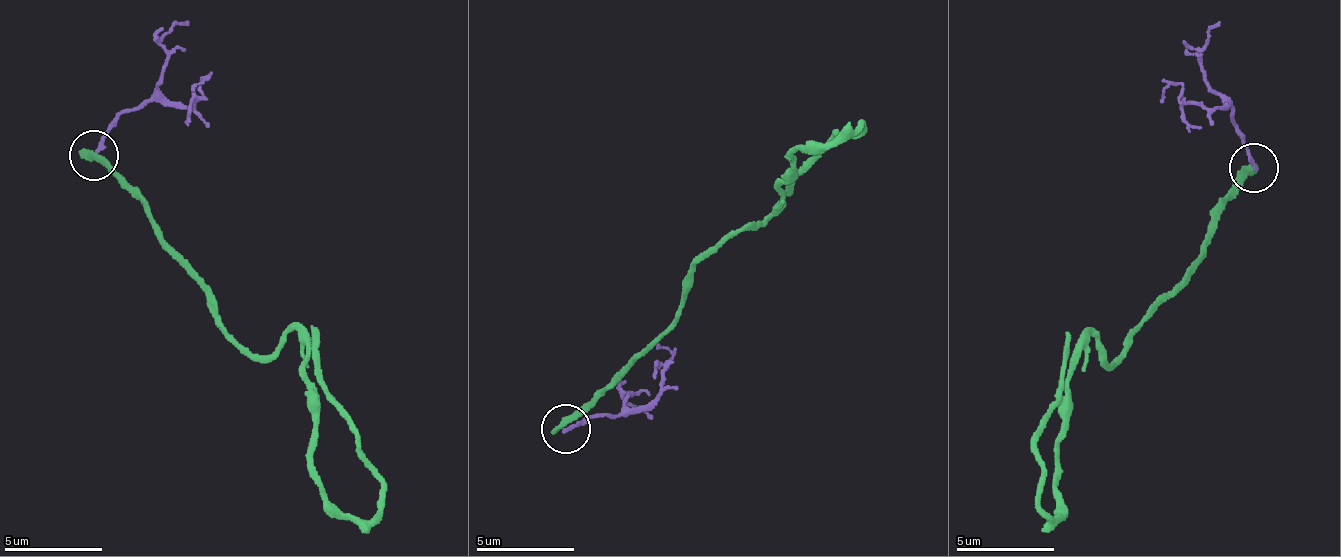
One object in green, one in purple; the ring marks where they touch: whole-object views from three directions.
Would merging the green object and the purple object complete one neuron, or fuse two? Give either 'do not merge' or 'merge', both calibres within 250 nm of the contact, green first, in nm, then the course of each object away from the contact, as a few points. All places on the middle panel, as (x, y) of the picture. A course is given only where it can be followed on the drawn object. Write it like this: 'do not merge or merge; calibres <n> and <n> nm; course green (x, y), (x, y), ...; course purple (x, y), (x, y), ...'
do not merge; calibres 380 and 200 nm; course green (564, 428), (674, 317), (686, 274), (733, 231), (766, 217), (837, 130), (864, 124), (860, 131); course purple (564, 428), (591, 417), (635, 415), (660, 389), (669, 360), (655, 342)

